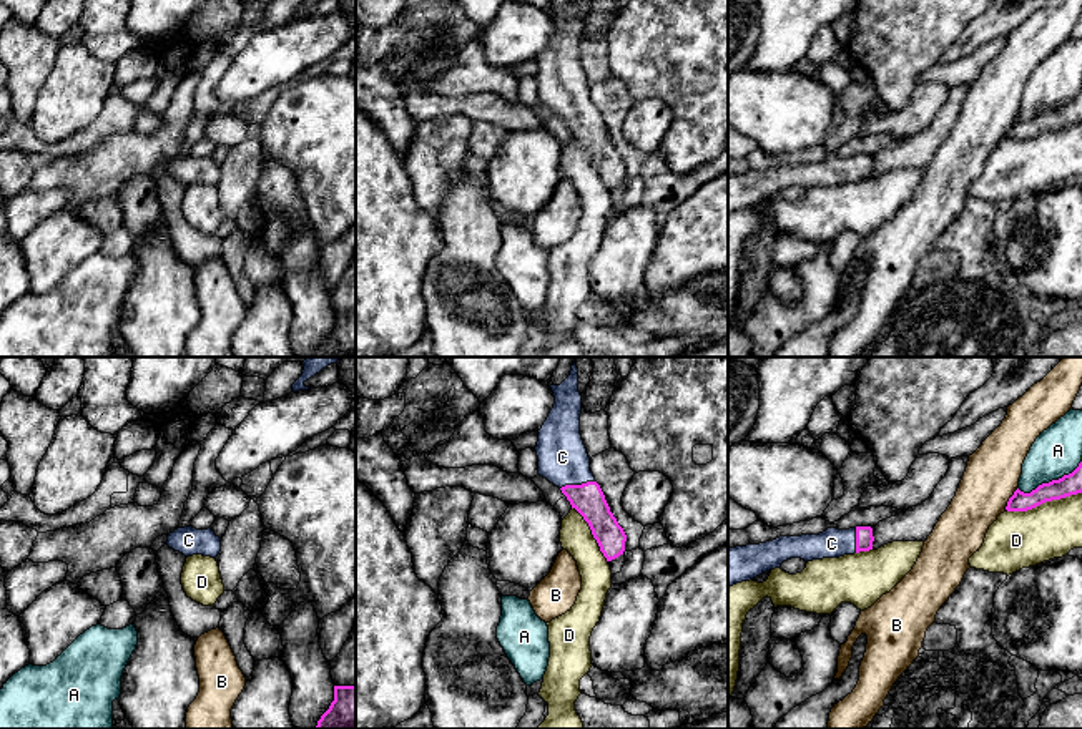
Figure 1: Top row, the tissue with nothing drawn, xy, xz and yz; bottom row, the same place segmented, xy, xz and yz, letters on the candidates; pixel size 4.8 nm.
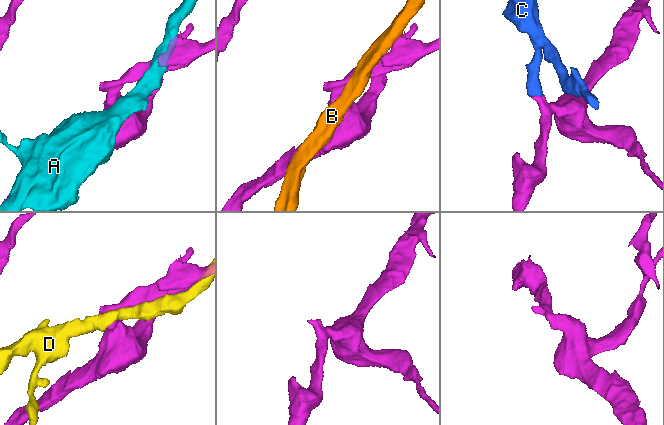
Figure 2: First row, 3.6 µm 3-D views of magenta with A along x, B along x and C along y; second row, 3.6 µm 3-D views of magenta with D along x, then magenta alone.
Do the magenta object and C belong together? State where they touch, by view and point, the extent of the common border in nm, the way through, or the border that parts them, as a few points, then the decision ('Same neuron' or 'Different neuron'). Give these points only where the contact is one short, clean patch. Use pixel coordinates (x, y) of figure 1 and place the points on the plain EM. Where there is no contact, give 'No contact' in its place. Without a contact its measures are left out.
Touches magenta at xz (577, 113). Shared border 170 nm. Same neuron

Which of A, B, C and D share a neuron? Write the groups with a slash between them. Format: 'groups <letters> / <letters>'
groups A / B / C / D

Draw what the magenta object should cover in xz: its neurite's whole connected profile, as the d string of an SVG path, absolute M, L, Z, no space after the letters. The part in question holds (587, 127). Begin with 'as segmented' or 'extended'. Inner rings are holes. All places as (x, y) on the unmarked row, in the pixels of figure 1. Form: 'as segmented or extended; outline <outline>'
extended; outline M570 0L560 13L550 17L555 32L539 58L535 75L539 103L562 118L572 136L588 151L607 189L612 189L623 183L627 163L590 98L590 85L580 63L578 0Z

